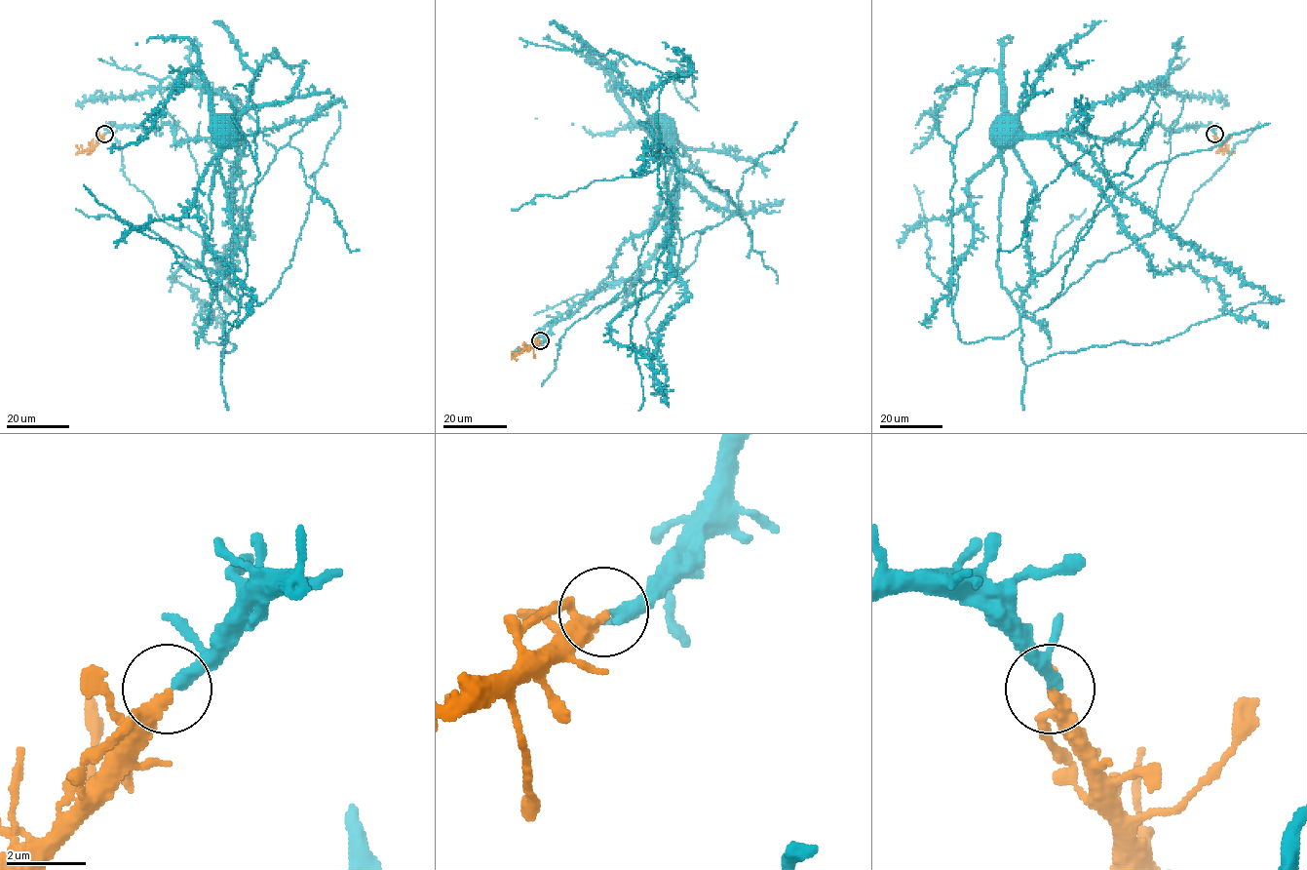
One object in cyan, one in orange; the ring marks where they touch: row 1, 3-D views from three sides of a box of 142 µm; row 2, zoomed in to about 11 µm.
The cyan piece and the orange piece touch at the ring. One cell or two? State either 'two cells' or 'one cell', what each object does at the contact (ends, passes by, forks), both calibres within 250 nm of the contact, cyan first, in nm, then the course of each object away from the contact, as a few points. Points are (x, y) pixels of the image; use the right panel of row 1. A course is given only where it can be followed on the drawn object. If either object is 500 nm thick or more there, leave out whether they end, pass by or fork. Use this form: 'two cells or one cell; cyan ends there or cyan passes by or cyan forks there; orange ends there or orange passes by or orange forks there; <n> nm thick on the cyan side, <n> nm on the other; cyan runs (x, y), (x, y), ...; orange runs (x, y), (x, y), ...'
one cell; cyan passes by; orange passes by; 240 nm thick on the cyan side, 200 nm on the other; cyan runs (1214, 134), (1209, 127), (1154, 124), (1130, 143), (1079, 132), (1026, 135), (1005, 119), (1003, 125); orange runs (1214, 134), (1226, 150), (1234, 152)

